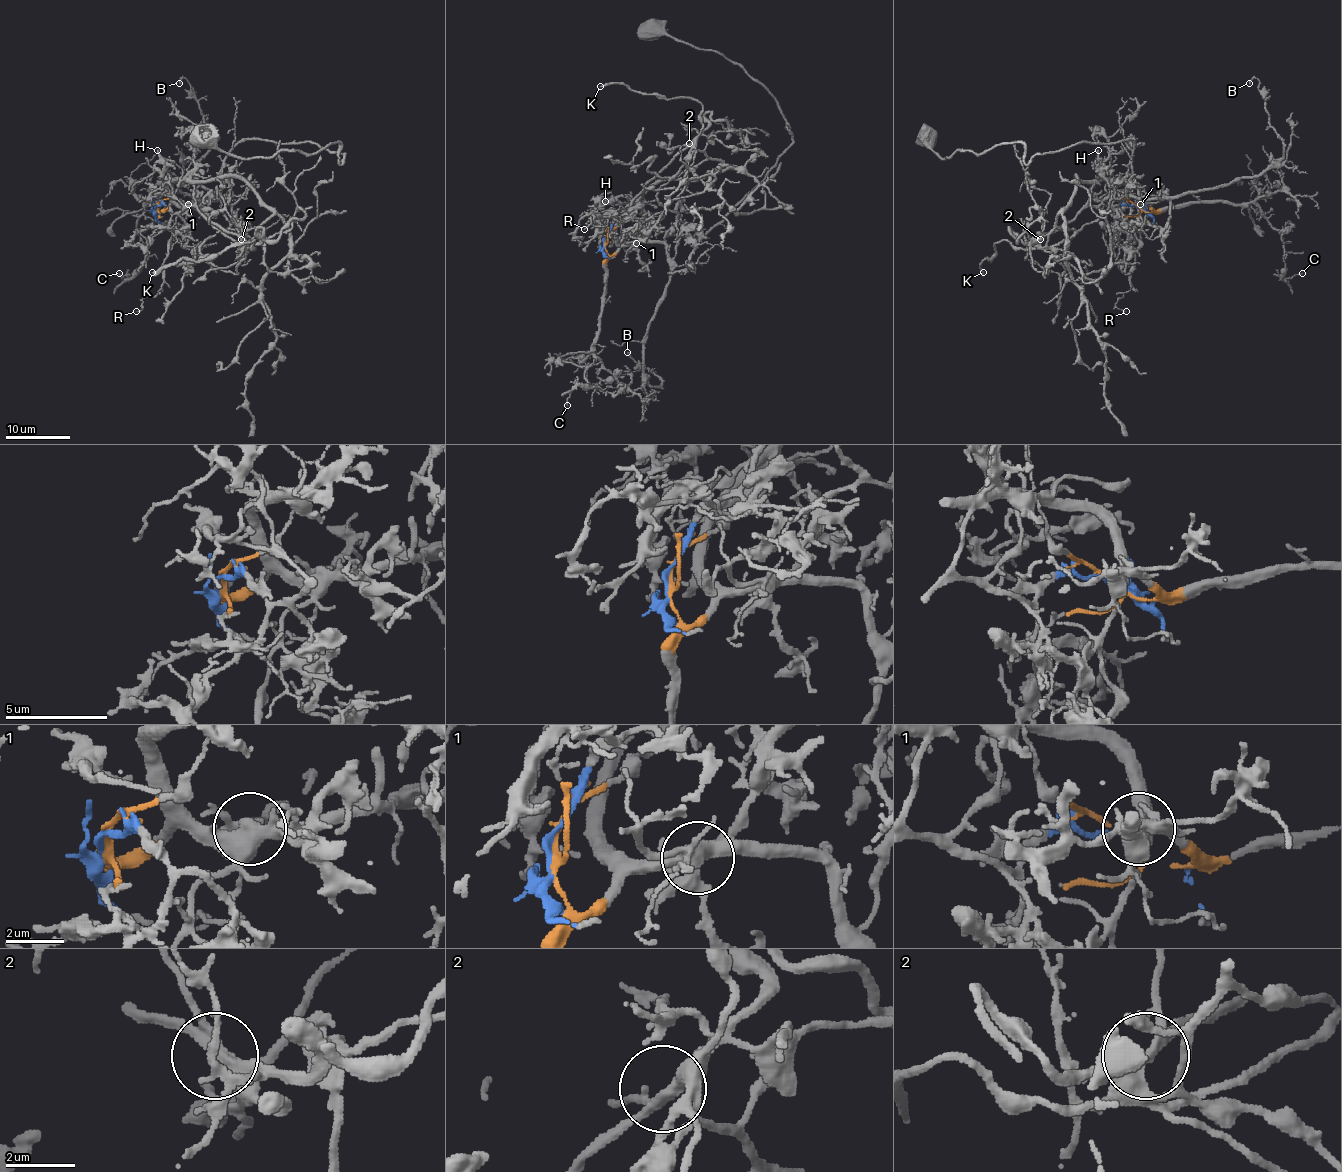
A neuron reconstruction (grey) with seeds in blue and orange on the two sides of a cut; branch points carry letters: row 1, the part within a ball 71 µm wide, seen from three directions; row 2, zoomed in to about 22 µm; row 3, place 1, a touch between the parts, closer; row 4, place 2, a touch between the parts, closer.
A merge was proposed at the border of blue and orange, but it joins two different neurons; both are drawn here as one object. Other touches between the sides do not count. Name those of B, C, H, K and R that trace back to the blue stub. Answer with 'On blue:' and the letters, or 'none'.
On blue: H, K

